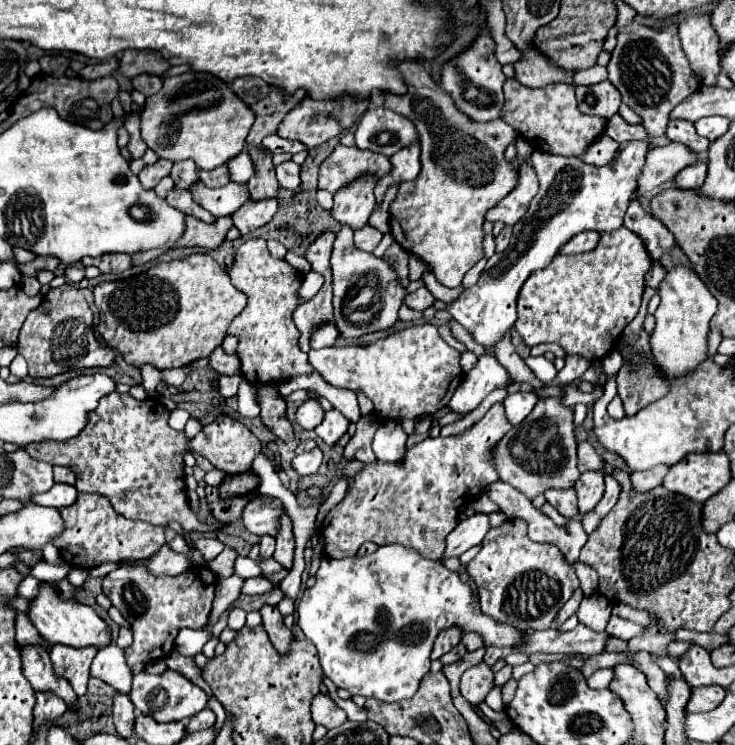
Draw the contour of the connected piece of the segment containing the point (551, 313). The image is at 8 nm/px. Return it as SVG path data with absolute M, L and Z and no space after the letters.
M624 225L612 233L600 233L600 245L592 253L580 255L556 255L552 263L540 271L534 271L522 285L518 295L518 321L516 331L528 347L540 343L558 343L568 355L580 355L588 361L602 359L618 343L624 327L636 317L642 293L646 287L646 273L652 267L652 257L644 249L644 243L636 233Z

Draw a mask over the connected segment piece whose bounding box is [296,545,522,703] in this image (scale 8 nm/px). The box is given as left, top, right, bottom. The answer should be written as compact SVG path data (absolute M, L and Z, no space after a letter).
M384 545L378 547L376 553L364 557L322 557L314 577L316 583L308 587L298 601L298 625L306 639L318 649L324 675L352 697L376 697L388 703L412 697L420 679L430 671L434 639L442 629L452 625L458 625L462 631L476 631L486 645L498 645L502 649L510 649L522 641L522 631L482 615L478 601L472 597L472 589L460 581L458 573L448 571L440 561L424 559L402 545Z

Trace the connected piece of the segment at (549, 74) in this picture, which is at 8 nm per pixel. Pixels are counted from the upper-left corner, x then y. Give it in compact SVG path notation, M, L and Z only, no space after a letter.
M536 49L522 51L522 59L514 63L516 81L520 81L526 87L544 87L550 83L572 83L570 71L564 71L542 57Z

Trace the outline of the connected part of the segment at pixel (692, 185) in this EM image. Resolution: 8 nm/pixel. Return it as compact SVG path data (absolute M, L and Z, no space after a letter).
M700 157L698 163L682 169L678 177L674 179L674 185L678 189L694 189L698 191L706 179L706 157Z

